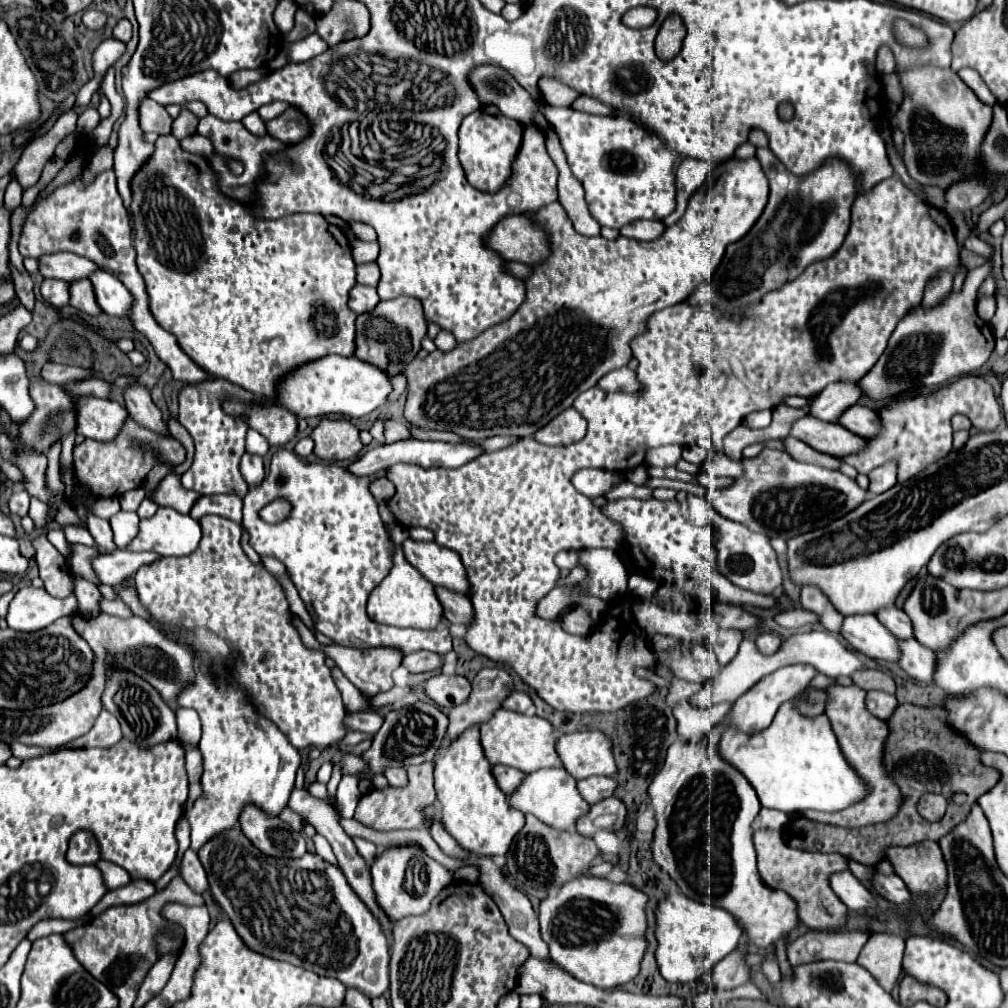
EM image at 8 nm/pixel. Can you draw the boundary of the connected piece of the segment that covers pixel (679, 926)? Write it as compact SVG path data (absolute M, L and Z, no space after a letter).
M683 893L665 897L657 907L657 963L661 975L669 983L691 983L705 973L713 971L713 965L721 961L727 953L737 947L739 937L743 935L739 921L725 909L715 905L705 905L685 897Z

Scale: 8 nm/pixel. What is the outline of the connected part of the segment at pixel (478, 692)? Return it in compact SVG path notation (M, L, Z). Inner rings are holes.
M481 669L473 679L473 691L463 705L449 711L447 737L455 739L467 727L485 723L513 691L513 679L505 669Z

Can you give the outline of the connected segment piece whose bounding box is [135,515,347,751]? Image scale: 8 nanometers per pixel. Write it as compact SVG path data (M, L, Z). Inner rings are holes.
M207 515L203 517L201 521L201 529L203 529L203 539L201 539L201 545L197 547L195 553L187 555L187 557L165 557L153 565L147 565L143 569L137 571L135 575L135 583L137 583L137 593L139 593L139 601L145 605L145 609L149 611L149 615L153 617L153 621L163 629L163 635L175 643L183 643L191 649L191 653L201 661L201 667L203 667L203 673L207 677L223 677L227 679L229 683L235 683L241 691L247 693L247 697L251 699L251 703L263 713L263 717L267 717L269 721L273 721L279 731L289 739L289 743L295 747L295 749L311 749L311 747L331 747L333 743L341 741L345 735L347 735L347 727L345 727L345 705L341 701L341 691L335 687L333 679L331 679L331 671L329 667L325 665L325 653L321 651L313 651L313 649L307 649L301 639L299 639L299 633L295 631L295 627L291 625L291 611L289 611L289 605L287 605L287 599L285 599L285 593L281 589L281 585L275 581L275 577L263 569L263 567L257 567L249 561L249 557L245 555L245 551L241 549L239 545L239 539L241 539L241 525L239 523L233 523L225 517L219 517L219 515Z

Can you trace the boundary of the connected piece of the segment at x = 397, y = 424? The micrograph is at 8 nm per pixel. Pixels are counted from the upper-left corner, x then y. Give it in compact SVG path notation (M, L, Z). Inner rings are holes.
M389 419L385 423L385 443L395 443L395 441L401 441L401 439L407 439L407 437L409 437L409 431L407 431L403 421Z

